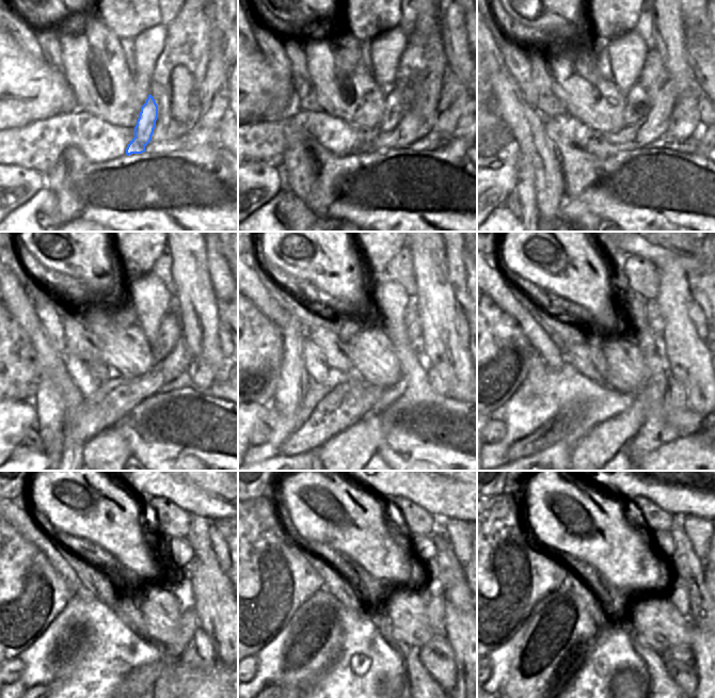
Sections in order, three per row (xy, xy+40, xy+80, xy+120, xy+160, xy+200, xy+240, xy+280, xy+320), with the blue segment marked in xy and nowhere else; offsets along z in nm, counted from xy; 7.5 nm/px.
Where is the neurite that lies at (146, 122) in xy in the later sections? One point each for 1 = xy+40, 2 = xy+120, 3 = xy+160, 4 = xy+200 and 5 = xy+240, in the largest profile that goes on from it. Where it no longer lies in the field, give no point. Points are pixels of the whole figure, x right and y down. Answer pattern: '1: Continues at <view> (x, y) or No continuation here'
1: Continues at xy+40 (393, 104)
2: Continues at xy+120 (170, 330)
3: Continues at xy+160 (412, 318)
4: Continues at xy+200 (653, 315)
5: Continues at xy+240 (179, 550).

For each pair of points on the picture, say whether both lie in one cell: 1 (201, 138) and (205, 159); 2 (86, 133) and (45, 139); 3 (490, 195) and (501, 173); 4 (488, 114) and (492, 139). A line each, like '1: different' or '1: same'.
1: different
2: same
3: same
4: different

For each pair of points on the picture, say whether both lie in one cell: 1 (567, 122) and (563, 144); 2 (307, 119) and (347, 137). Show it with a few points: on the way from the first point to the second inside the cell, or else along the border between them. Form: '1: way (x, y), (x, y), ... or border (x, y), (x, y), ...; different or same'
1: border (544, 121), (554, 121), (577, 146), (584, 149); different
2: way (317, 124), (337, 137); same

